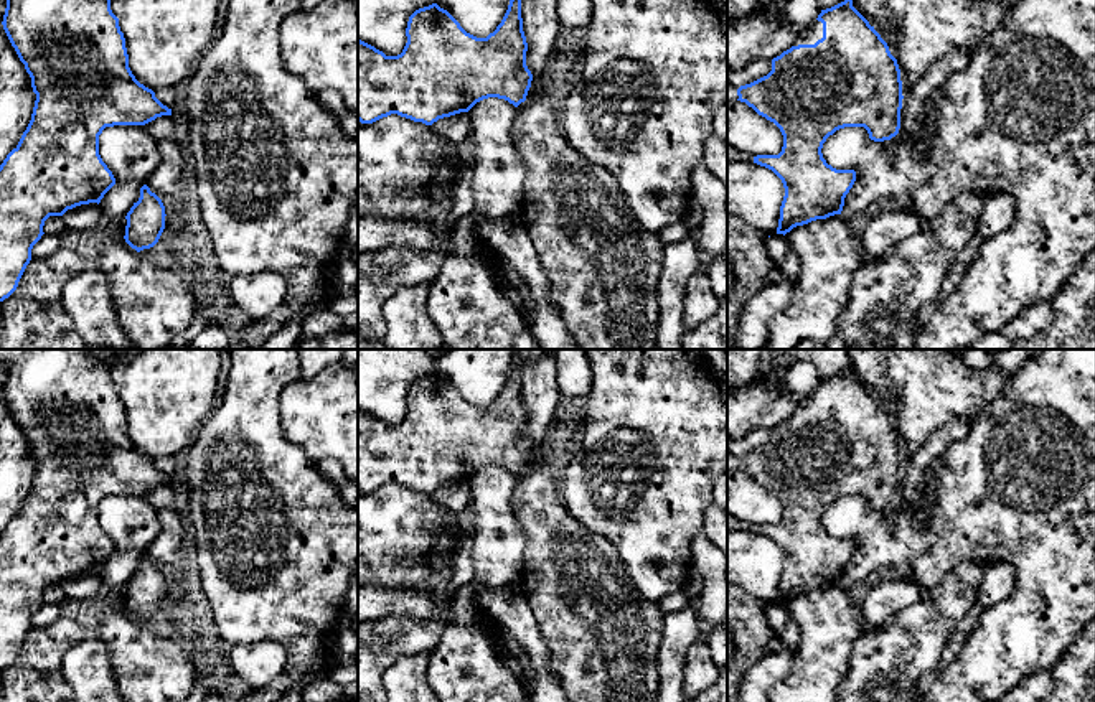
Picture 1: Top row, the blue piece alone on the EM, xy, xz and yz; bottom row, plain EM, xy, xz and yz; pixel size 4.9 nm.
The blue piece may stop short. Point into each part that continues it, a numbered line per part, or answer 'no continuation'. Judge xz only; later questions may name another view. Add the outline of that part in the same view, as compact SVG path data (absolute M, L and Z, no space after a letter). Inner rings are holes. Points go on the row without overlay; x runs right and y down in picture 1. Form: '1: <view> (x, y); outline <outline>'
no continuation

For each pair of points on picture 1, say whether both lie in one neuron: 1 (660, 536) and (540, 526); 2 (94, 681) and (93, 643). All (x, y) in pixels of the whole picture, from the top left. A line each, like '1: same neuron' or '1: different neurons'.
1: different neurons
2: same neuron

